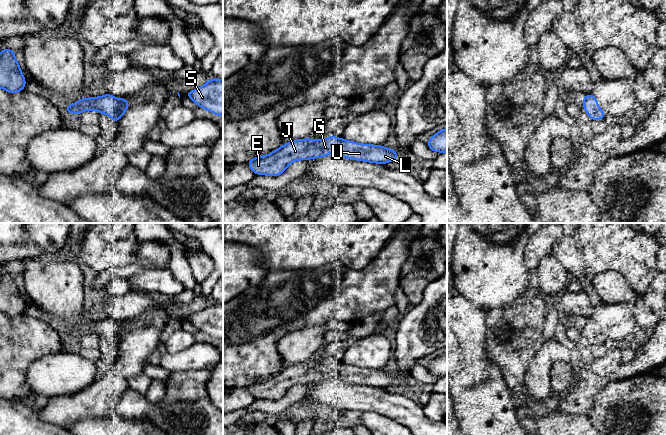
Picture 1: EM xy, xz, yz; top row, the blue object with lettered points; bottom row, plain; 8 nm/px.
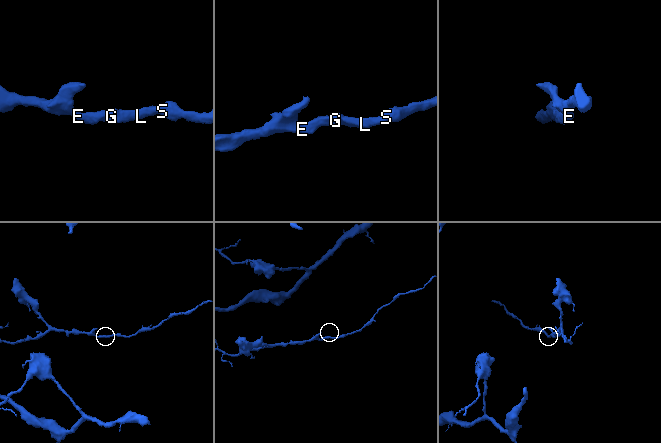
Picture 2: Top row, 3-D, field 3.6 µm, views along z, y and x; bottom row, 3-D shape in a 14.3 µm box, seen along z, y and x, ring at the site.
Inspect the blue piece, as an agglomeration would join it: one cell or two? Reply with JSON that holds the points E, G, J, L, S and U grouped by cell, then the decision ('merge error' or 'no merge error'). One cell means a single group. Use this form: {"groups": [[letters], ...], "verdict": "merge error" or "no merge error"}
{"groups": [["E", "G", "J", "L", "S", "U"]], "verdict": "no merge error"}

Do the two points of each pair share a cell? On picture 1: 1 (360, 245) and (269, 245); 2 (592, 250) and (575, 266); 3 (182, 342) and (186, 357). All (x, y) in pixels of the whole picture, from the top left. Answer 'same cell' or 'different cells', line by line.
1: same cell
2: different cells
3: different cells

